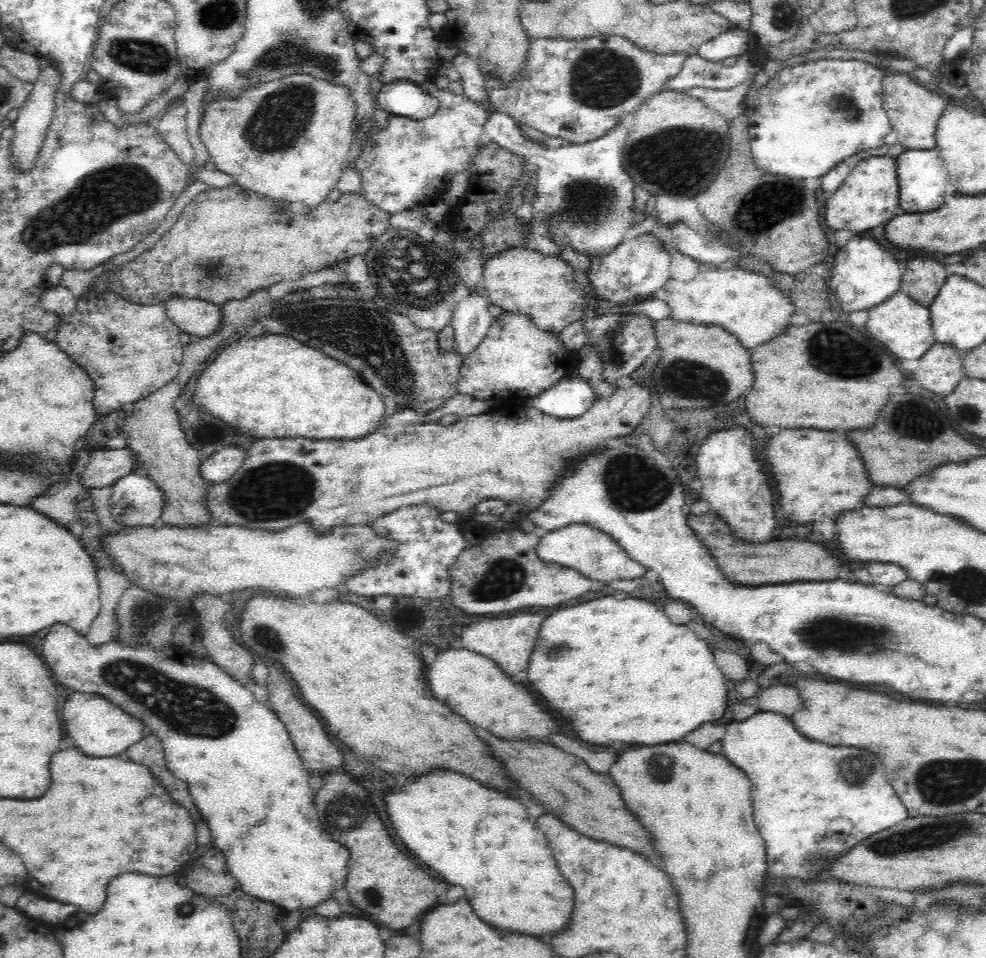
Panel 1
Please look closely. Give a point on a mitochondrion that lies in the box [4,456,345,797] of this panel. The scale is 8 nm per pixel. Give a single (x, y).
(188, 709)

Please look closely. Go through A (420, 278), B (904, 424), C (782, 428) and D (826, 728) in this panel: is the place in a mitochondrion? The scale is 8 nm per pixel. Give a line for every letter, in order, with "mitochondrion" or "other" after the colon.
A: mitochondrion
B: mitochondrion
C: other
D: other

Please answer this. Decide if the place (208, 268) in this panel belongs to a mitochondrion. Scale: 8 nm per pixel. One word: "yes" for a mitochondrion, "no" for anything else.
yes

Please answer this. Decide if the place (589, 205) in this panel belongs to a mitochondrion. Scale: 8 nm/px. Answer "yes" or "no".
yes

